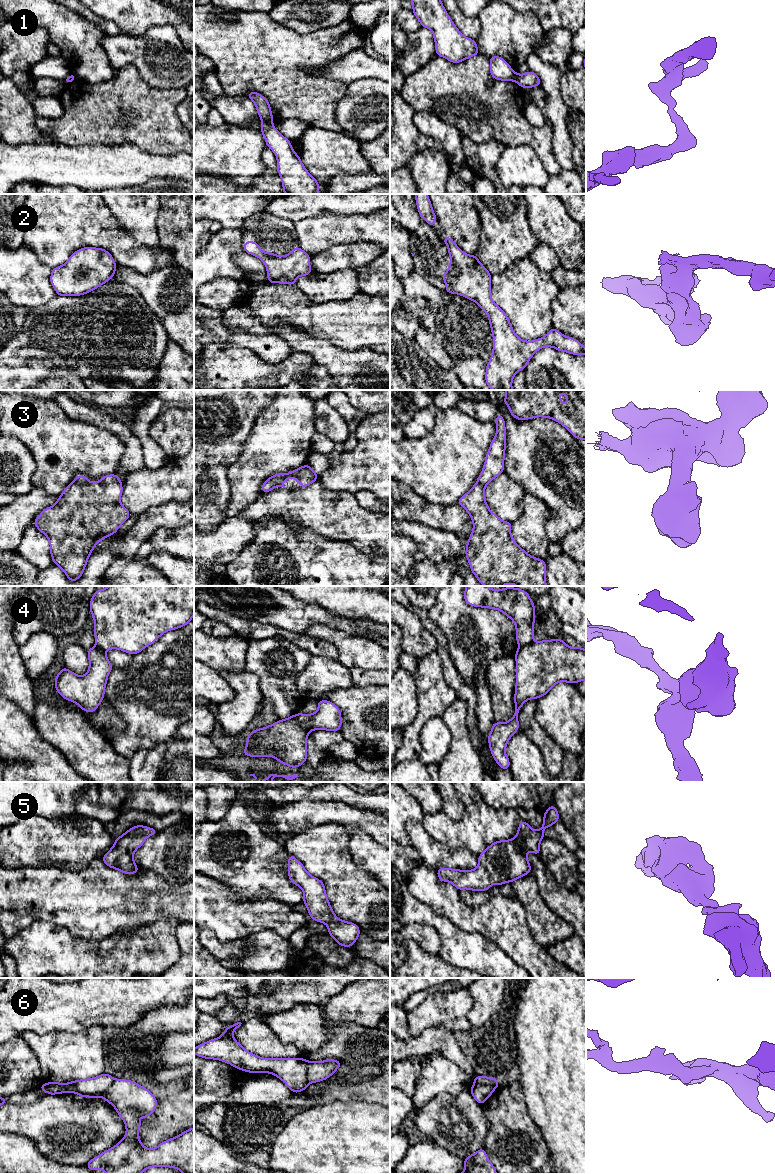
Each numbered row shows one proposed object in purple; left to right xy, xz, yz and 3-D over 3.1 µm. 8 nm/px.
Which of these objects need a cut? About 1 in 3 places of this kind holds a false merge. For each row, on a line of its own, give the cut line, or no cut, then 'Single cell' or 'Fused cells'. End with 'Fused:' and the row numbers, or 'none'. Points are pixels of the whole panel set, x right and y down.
1: Split along xz (262, 120), (271, 123). Fused cells
2: No split. Single cell
3: No split. Single cell
4: Split along xz (294, 715), (309, 731). Fused cells
5: No split. Single cell
6: Split along xz (306, 1061), (306, 1078), (309, 1082). Fused cells
Fused: 1, 4, 6

